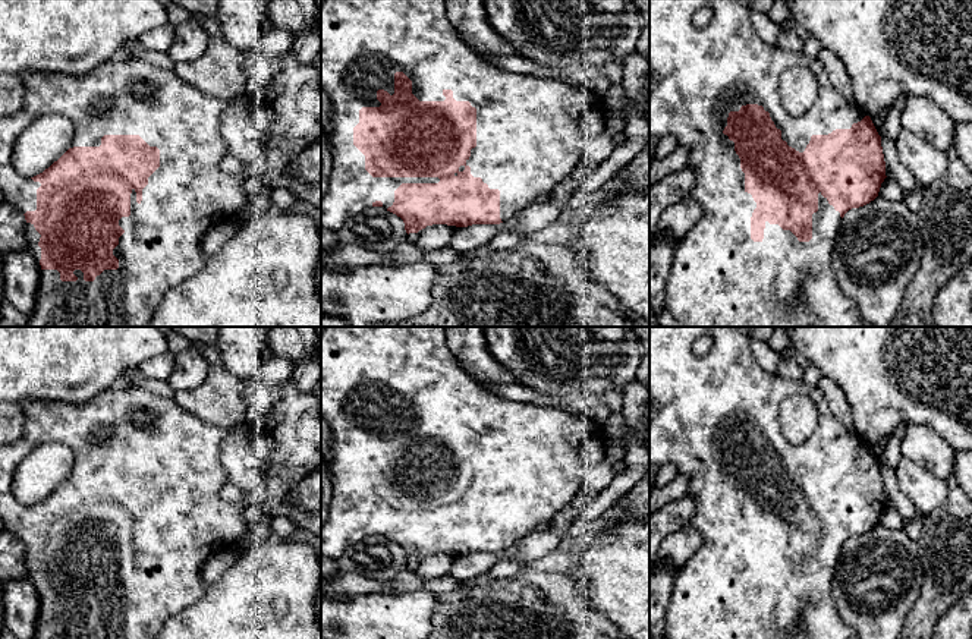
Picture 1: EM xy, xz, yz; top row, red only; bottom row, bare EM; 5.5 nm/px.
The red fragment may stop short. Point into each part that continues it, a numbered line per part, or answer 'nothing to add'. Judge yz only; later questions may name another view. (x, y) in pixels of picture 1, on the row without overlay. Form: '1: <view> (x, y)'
1: yz (697, 403)

